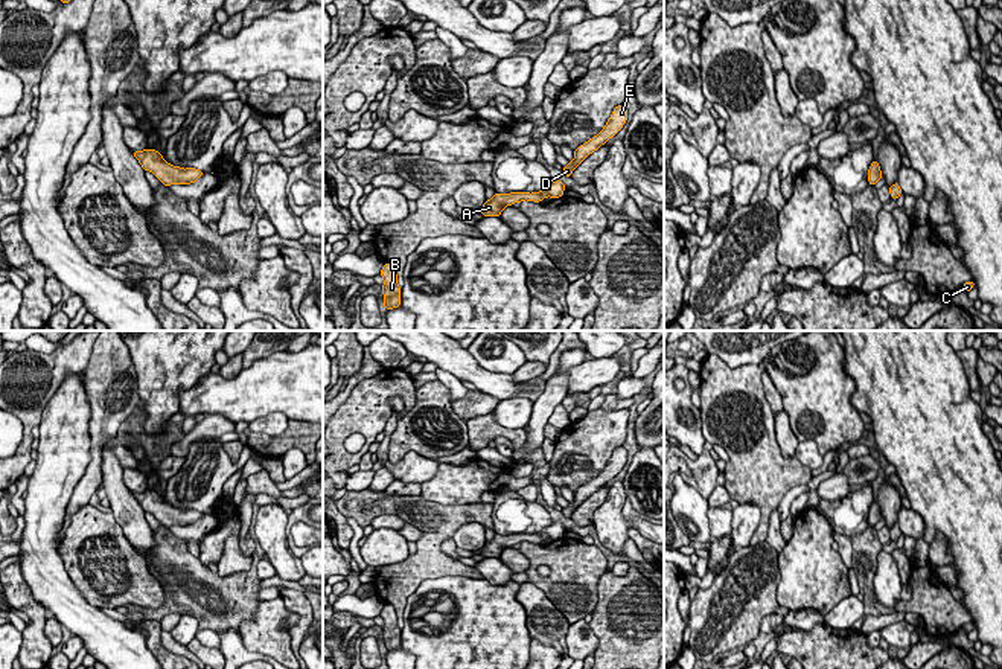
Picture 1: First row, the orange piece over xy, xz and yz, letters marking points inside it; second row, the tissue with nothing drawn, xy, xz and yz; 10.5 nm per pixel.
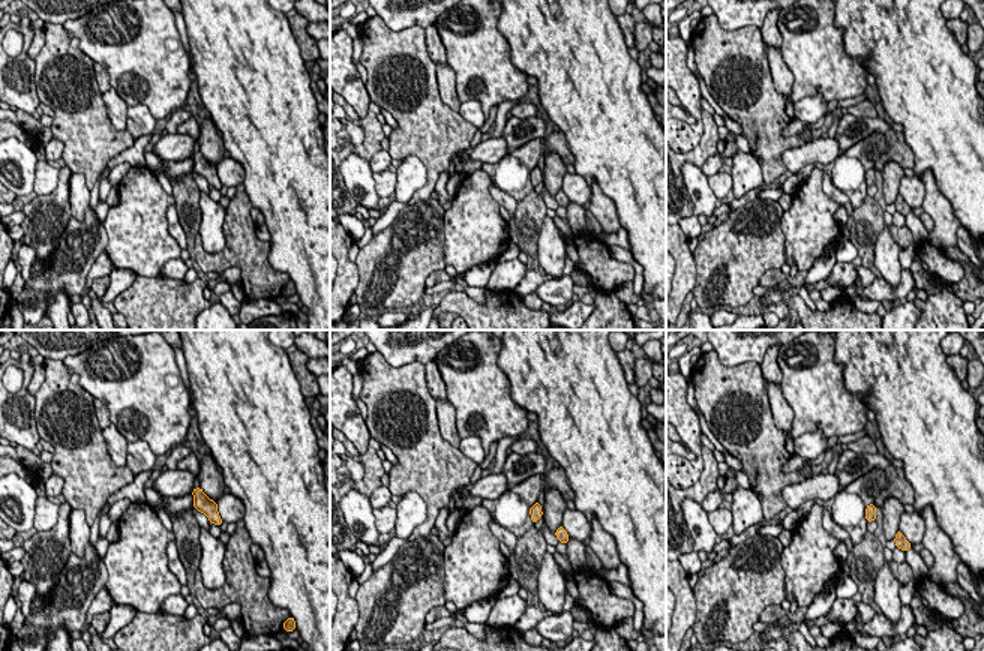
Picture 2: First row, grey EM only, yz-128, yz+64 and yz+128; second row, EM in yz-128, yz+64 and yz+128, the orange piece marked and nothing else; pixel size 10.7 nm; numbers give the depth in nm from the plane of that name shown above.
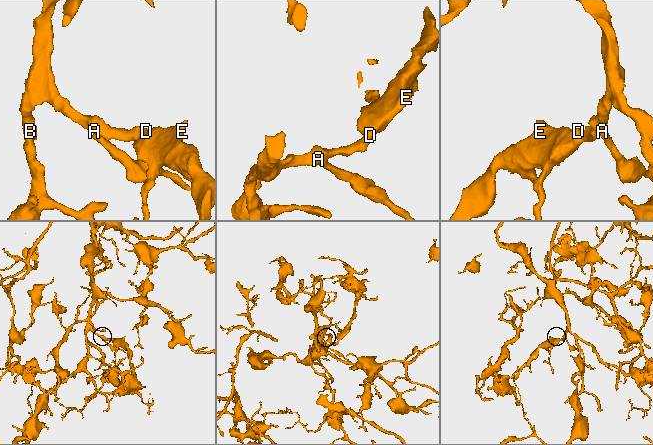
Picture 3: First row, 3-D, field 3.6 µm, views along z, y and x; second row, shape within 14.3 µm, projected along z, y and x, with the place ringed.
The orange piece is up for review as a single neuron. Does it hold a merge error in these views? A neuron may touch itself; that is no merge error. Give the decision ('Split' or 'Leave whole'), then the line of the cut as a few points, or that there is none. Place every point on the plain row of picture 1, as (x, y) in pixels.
Leave whole. No split

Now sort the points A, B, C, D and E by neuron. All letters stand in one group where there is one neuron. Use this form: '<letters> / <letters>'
A B C D E

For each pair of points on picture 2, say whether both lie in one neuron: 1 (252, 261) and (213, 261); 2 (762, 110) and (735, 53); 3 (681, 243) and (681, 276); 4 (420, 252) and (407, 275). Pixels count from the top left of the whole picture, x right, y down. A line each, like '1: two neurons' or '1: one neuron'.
1: one neuron
2: one neuron
3: one neuron
4: one neuron

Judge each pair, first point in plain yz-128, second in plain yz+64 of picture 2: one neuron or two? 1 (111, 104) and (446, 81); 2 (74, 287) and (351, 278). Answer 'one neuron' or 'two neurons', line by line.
1: one neuron
2: two neurons

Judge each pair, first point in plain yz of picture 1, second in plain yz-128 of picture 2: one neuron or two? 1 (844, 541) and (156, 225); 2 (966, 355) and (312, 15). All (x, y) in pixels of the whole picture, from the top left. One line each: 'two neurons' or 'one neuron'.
1: two neurons
2: two neurons

